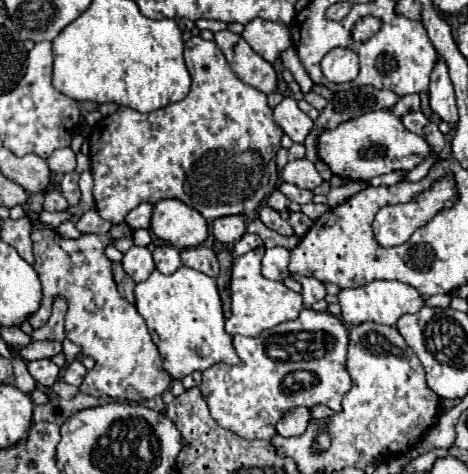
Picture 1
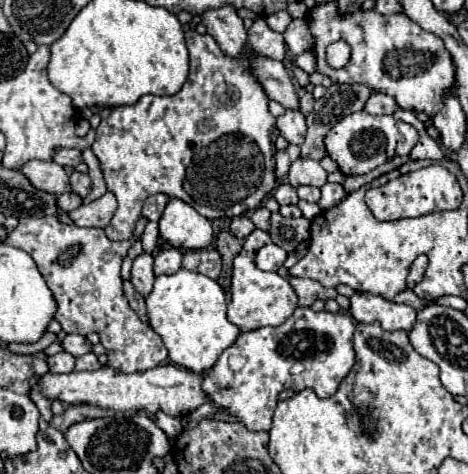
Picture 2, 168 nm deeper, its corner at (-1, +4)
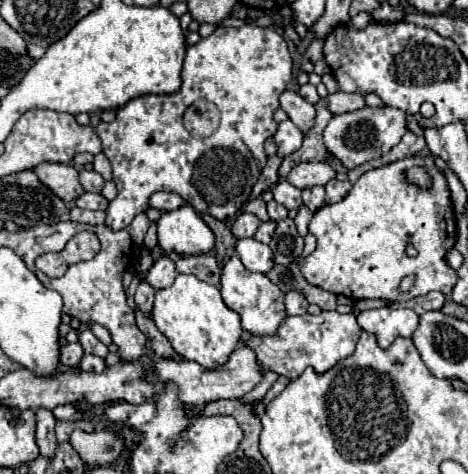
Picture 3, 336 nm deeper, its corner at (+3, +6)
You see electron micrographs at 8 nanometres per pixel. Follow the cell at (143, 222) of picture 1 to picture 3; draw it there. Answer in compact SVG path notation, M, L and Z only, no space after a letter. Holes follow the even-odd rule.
M157 192L151 196L149 200L149 206L151 208L157 208L161 212L167 212L167 210L177 210L181 206L185 206L187 200L183 200L179 194L171 194L171 192Z

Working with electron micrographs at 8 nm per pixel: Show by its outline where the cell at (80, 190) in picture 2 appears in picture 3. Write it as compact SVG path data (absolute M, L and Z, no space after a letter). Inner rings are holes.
M83 170L79 174L79 180L81 180L81 184L85 186L87 192L101 192L101 188L105 184L103 176L99 172L95 172L95 170L91 170L91 172L89 170Z

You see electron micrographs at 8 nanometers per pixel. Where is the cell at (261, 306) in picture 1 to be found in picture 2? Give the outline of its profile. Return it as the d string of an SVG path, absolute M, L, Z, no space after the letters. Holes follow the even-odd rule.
M241 252L233 262L233 282L231 282L231 302L227 308L227 318L241 328L241 332L257 330L263 326L283 324L297 308L297 294L293 286L281 278L277 272L263 272L255 264L255 252Z

